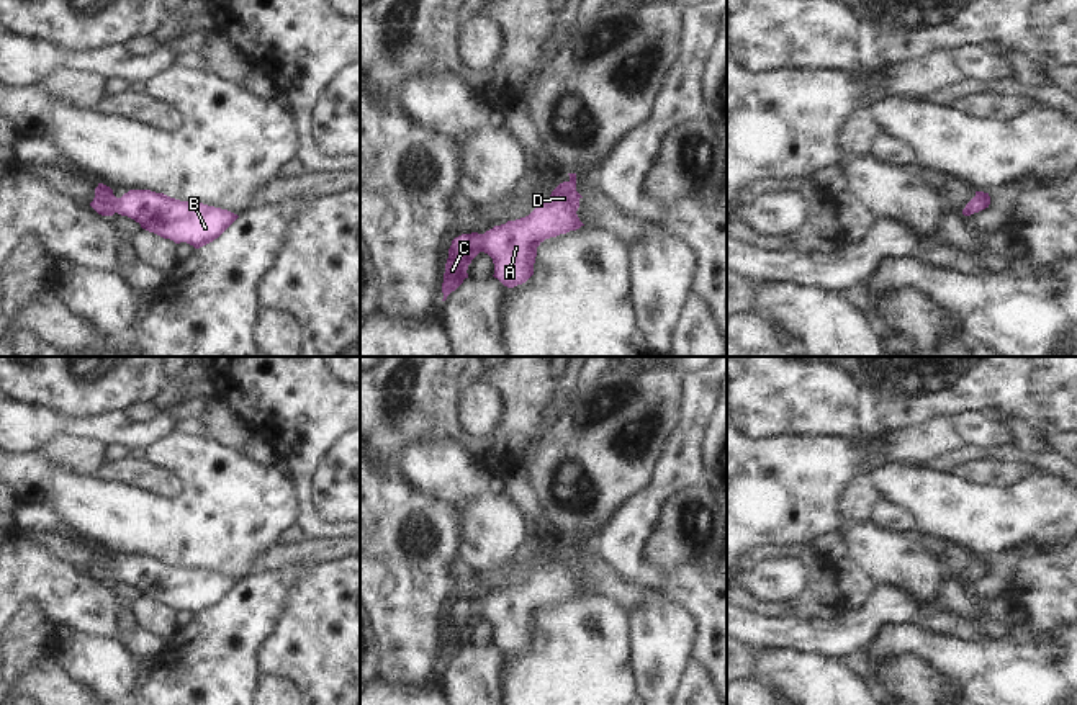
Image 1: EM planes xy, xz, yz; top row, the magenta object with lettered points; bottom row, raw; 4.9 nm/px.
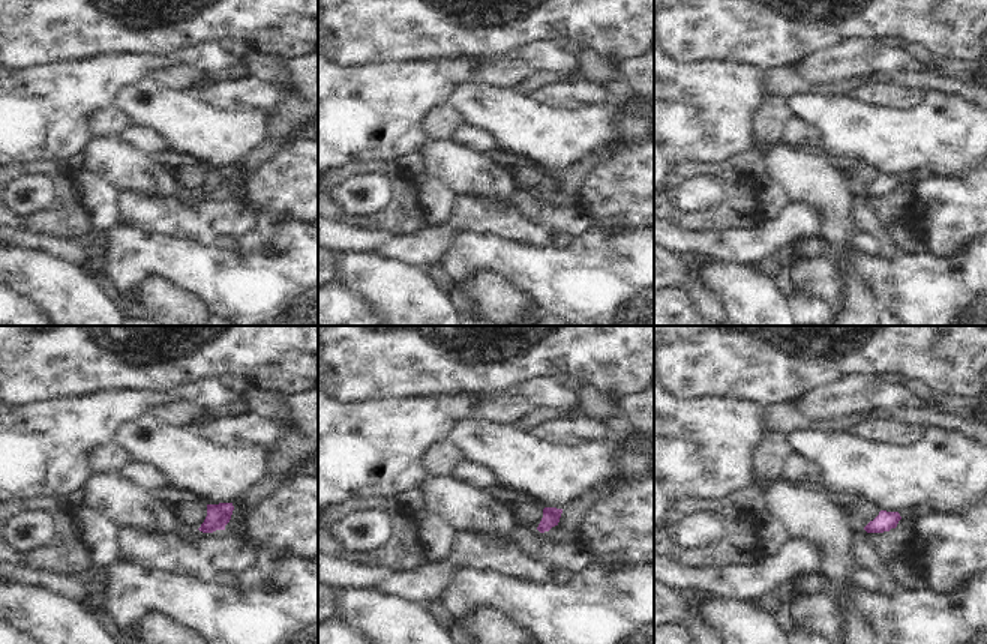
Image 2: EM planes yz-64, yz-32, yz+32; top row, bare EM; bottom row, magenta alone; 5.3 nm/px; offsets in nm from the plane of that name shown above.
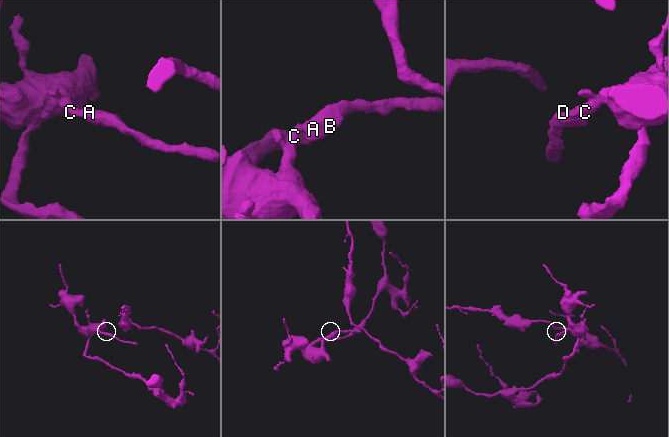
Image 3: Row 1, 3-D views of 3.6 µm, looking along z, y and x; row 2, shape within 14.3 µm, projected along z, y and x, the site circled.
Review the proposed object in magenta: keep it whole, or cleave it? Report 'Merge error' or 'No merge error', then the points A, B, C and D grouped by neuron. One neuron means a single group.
No merge error. Groups: A B C D

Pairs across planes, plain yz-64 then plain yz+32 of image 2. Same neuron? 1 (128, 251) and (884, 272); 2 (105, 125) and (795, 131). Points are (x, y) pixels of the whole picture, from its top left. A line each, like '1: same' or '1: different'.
1: same
2: different

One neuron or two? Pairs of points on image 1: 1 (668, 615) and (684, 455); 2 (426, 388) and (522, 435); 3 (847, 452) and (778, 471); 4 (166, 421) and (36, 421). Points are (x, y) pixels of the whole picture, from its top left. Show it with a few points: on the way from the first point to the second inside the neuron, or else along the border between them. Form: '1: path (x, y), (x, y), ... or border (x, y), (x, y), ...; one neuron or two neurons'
1: border (663, 597), (683, 604), (696, 617), (699, 627); two neurons
2: path (441, 414), (470, 442), (496, 444); one neuron
3: path (830, 465), (814, 471), (794, 471); one neuron
4: path (133, 432), (69, 426); one neuron

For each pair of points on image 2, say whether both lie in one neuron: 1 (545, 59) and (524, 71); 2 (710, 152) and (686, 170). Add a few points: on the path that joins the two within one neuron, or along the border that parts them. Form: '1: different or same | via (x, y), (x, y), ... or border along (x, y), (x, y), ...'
1: different | border along (516, 50), (536, 69)
2: different | border along (728, 162), (683, 162), (669, 173)

